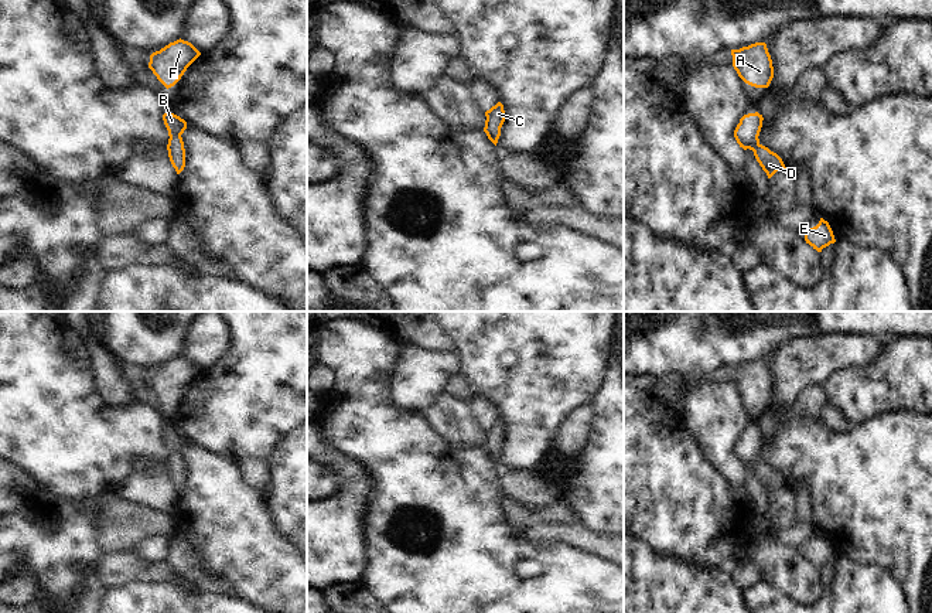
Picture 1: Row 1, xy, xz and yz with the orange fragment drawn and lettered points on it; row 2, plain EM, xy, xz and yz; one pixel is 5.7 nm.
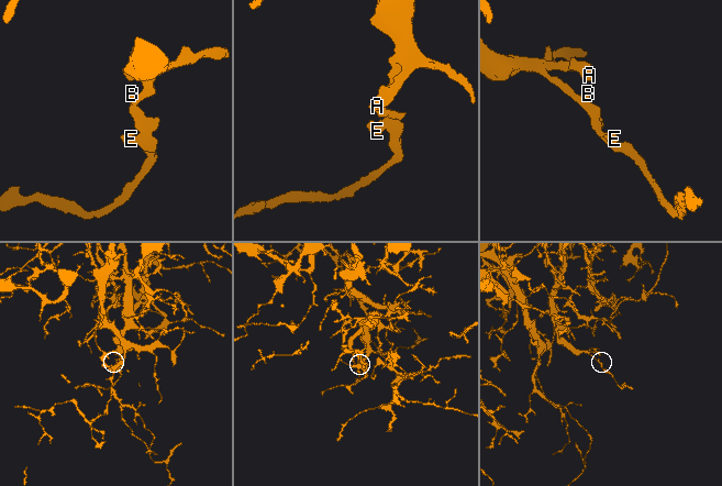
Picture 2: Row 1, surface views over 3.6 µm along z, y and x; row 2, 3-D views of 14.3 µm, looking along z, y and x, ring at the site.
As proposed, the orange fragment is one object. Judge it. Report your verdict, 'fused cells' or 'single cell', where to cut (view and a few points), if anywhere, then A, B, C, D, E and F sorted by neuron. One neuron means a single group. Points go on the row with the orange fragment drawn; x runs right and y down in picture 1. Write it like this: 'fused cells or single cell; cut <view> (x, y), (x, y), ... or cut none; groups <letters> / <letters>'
single cell; cut none; groups A B C D E F

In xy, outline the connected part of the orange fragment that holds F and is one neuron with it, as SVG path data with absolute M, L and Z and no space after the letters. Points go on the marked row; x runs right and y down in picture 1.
M177 40L150 55L148 68L168 89L174 86L187 68L201 55L188 41Z

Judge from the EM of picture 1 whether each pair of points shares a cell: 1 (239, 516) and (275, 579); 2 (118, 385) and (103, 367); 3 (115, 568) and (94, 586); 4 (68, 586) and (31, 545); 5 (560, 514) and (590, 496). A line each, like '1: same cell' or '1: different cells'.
1: same cell
2: same cell
3: different cells
4: same cell
5: different cells

